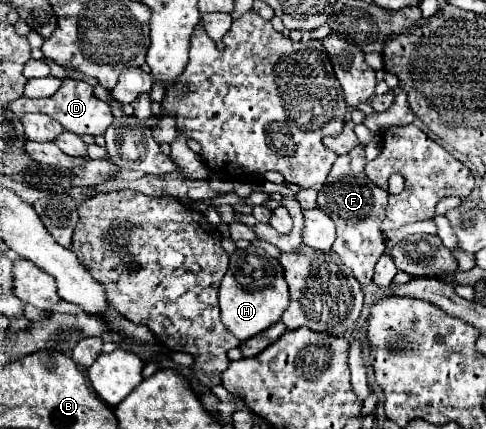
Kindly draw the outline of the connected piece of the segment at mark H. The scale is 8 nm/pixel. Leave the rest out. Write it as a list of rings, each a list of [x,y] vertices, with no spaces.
[[[249,245],[247,249],[237,249],[229,257],[229,269],[219,285],[219,305],[223,325],[241,343],[269,329],[269,325],[281,321],[281,315],[289,307],[289,291],[281,263],[255,245]]]

